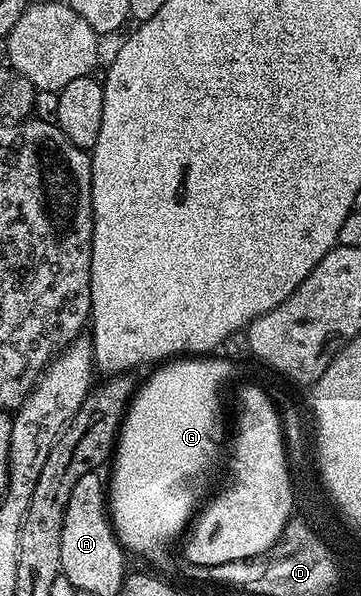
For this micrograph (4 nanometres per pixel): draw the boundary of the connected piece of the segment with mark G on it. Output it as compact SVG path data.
M199 354L197 356L186 356L185 358L174 358L161 366L155 367L154 372L146 381L141 381L140 387L135 391L127 409L126 416L122 419L122 427L118 430L116 447L112 453L112 465L114 473L108 476L108 511L110 523L114 525L114 532L118 541L122 543L131 553L151 552L154 556L162 556L169 544L174 544L187 531L192 517L195 515L198 504L198 491L202 488L202 475L214 464L218 456L218 431L222 428L222 391L226 383L234 376L235 361L226 359L221 354Z

